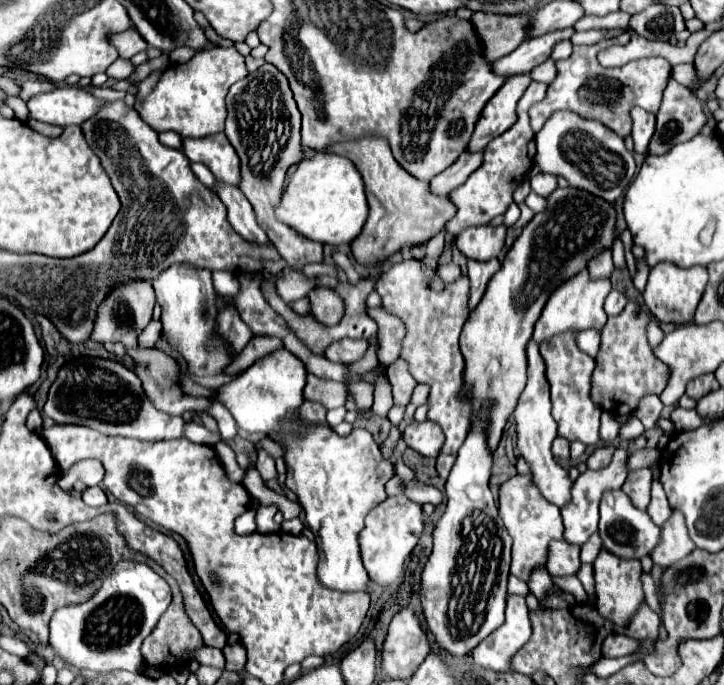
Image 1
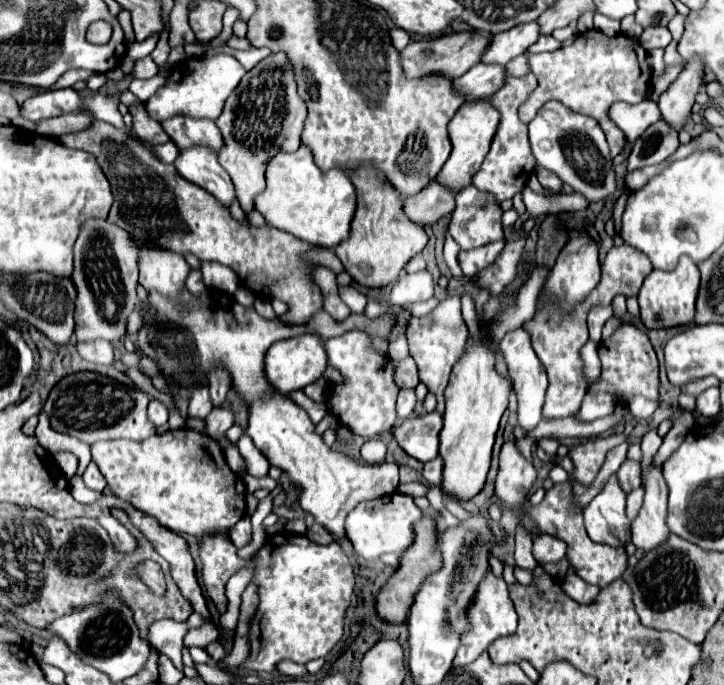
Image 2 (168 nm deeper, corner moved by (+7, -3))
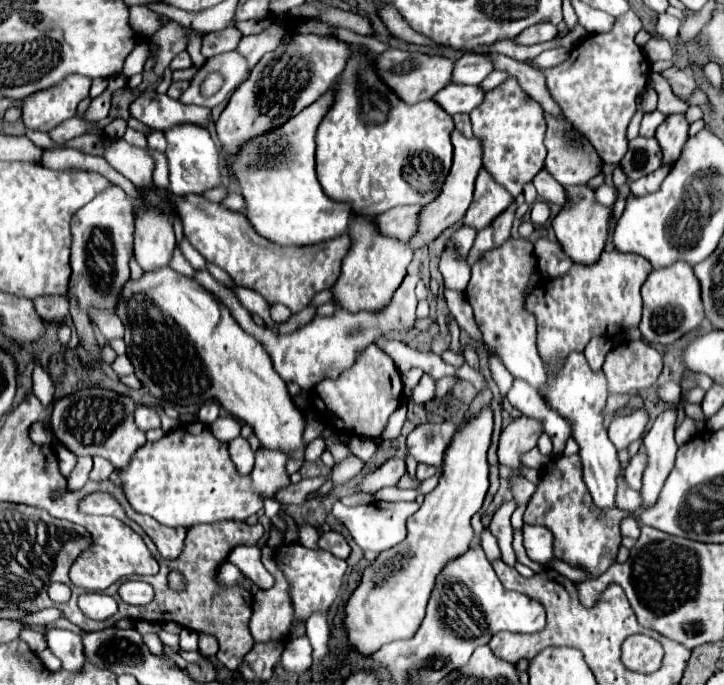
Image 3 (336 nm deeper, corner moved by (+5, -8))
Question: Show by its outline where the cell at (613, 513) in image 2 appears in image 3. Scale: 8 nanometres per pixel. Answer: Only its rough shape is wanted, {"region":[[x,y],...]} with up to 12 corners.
{"region":[[582,352],[538,390],[580,446],[594,504],[614,508],[618,456],[604,426],[606,378]]}

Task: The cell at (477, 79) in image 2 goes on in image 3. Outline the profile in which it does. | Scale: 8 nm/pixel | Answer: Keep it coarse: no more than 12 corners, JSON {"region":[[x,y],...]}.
{"region":[[448,84],[432,100],[444,112],[472,112],[484,98],[478,86]]}

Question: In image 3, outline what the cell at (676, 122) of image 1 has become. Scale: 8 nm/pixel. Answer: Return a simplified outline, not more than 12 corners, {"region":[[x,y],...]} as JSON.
{"region":[[654,138],[630,140],[620,168],[628,180],[638,180],[662,164]]}

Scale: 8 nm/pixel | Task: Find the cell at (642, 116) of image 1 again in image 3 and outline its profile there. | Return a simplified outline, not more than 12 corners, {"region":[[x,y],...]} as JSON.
{"region":[[658,110],[644,114],[640,134],[652,138],[666,116]]}

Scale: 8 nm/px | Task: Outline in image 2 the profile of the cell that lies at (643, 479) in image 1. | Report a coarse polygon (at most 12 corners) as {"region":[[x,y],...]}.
{"region":[[626,459],[618,471],[624,493],[642,487],[642,467]]}

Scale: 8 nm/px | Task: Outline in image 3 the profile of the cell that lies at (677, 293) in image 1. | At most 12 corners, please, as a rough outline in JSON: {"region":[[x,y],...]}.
{"region":[[686,262],[642,284],[640,332],[674,344],[704,320],[700,282]]}

